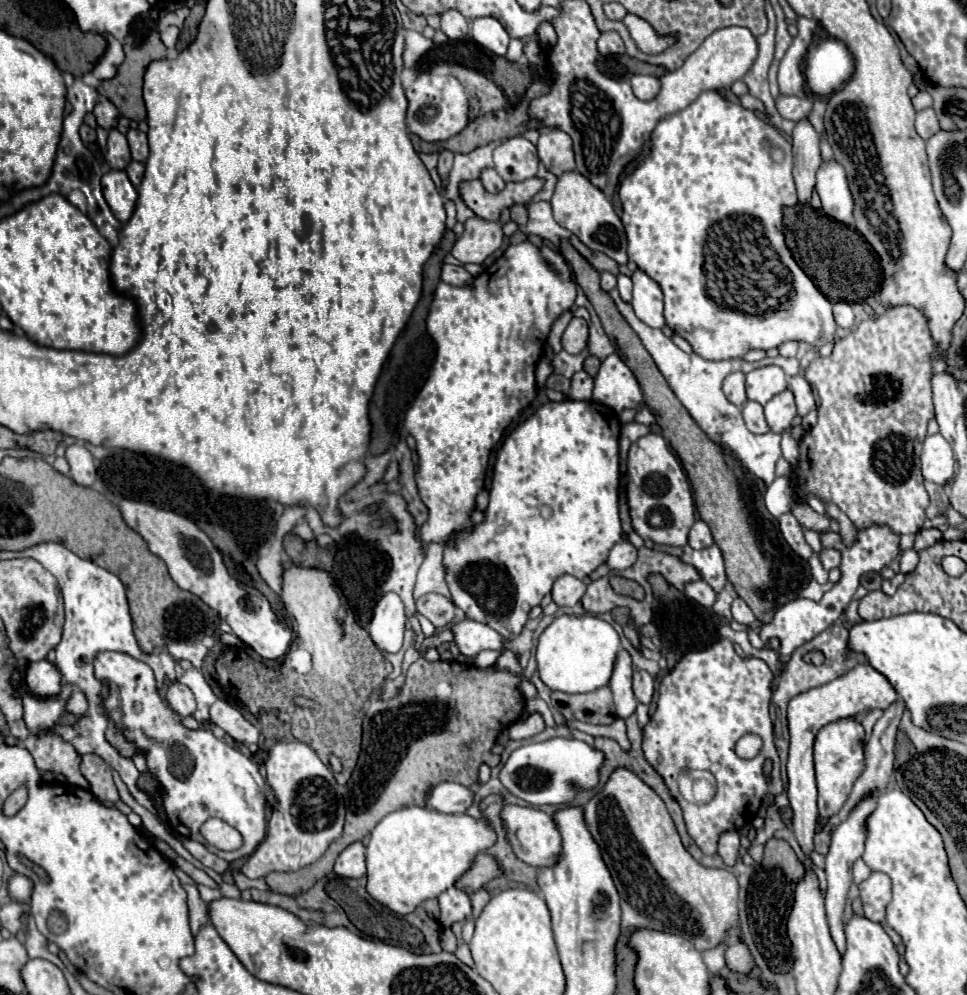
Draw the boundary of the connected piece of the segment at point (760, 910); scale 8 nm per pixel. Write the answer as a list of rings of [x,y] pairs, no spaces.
[[[768,840],[764,844],[764,862],[756,868],[754,878],[748,886],[748,900],[746,900],[746,912],[748,912],[748,926],[750,934],[754,938],[756,948],[768,962],[772,972],[784,974],[792,972],[792,946],[786,934],[784,924],[788,922],[788,912],[792,910],[794,900],[794,888],[796,880],[804,876],[804,864],[798,860],[794,850],[784,840]]]

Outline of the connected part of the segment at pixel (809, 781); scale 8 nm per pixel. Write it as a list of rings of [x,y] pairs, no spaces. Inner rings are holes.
[[[862,664],[856,666],[854,670],[850,670],[848,674],[810,688],[808,692],[798,694],[796,698],[790,700],[788,704],[788,728],[790,728],[790,754],[788,754],[788,798],[790,798],[790,806],[794,810],[794,834],[798,844],[802,846],[804,854],[808,854],[812,850],[812,838],[816,832],[816,820],[818,820],[818,808],[816,808],[816,778],[814,778],[814,758],[812,758],[812,746],[814,746],[814,738],[816,732],[838,720],[838,718],[846,718],[846,716],[854,716],[860,714],[864,710],[872,710],[872,708],[888,708],[888,704],[894,704],[898,700],[896,690],[890,686],[890,682],[876,672],[872,666]]]

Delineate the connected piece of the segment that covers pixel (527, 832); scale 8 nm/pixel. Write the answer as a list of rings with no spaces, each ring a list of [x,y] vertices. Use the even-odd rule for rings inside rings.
[[[504,804],[500,818],[504,822],[504,830],[506,830],[506,838],[514,850],[514,854],[534,866],[534,868],[542,868],[542,866],[552,866],[558,856],[560,856],[560,834],[552,822],[552,818],[548,814],[544,814],[542,810],[536,810],[532,806],[518,806],[518,804]]]

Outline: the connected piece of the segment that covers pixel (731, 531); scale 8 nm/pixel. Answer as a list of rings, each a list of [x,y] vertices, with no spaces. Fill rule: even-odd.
[[[660,374],[660,386],[646,386],[646,400],[650,400],[650,408],[664,410],[666,416],[656,412],[656,422],[662,428],[662,436],[670,442],[672,450],[680,458],[680,464],[690,480],[694,492],[694,504],[700,518],[710,526],[714,542],[722,550],[728,580],[734,586],[736,594],[752,608],[760,622],[770,622],[776,608],[782,602],[794,600],[800,592],[800,586],[810,582],[810,566],[792,548],[780,534],[778,520],[766,510],[764,494],[766,488],[760,480],[752,480],[720,444],[708,440],[708,434],[692,420],[688,410],[680,404],[672,388],[666,384]],[[666,398],[666,400],[664,400]]]

